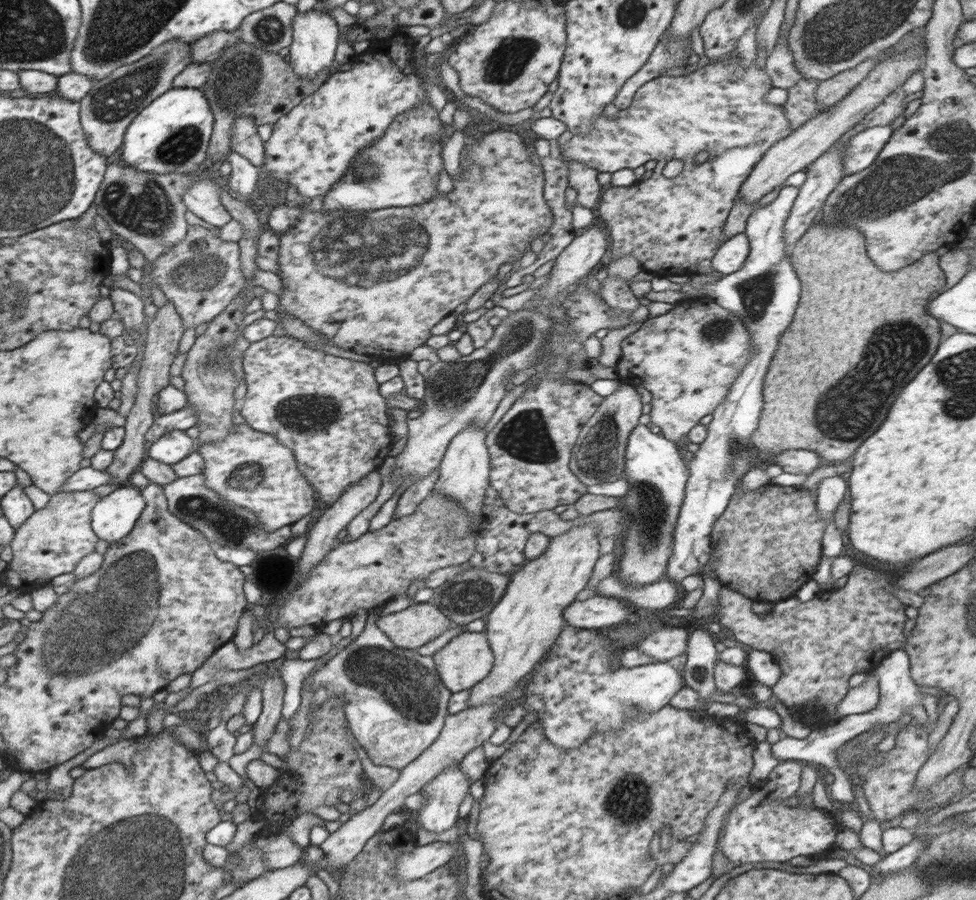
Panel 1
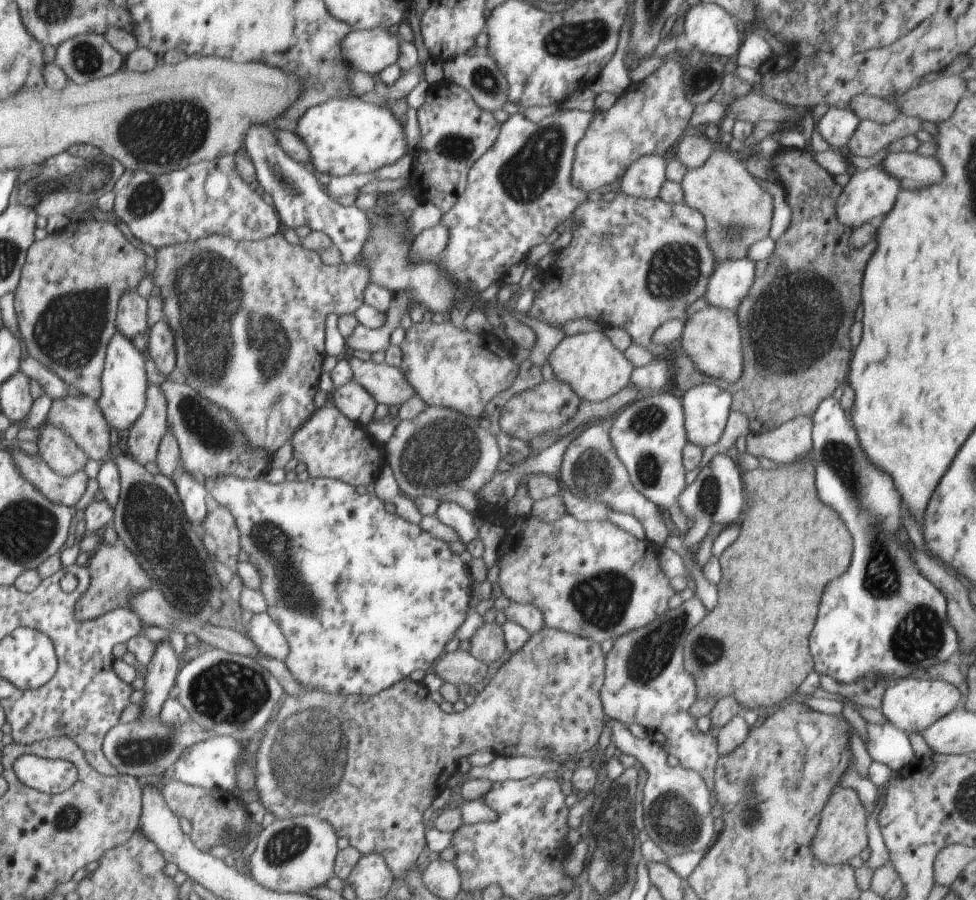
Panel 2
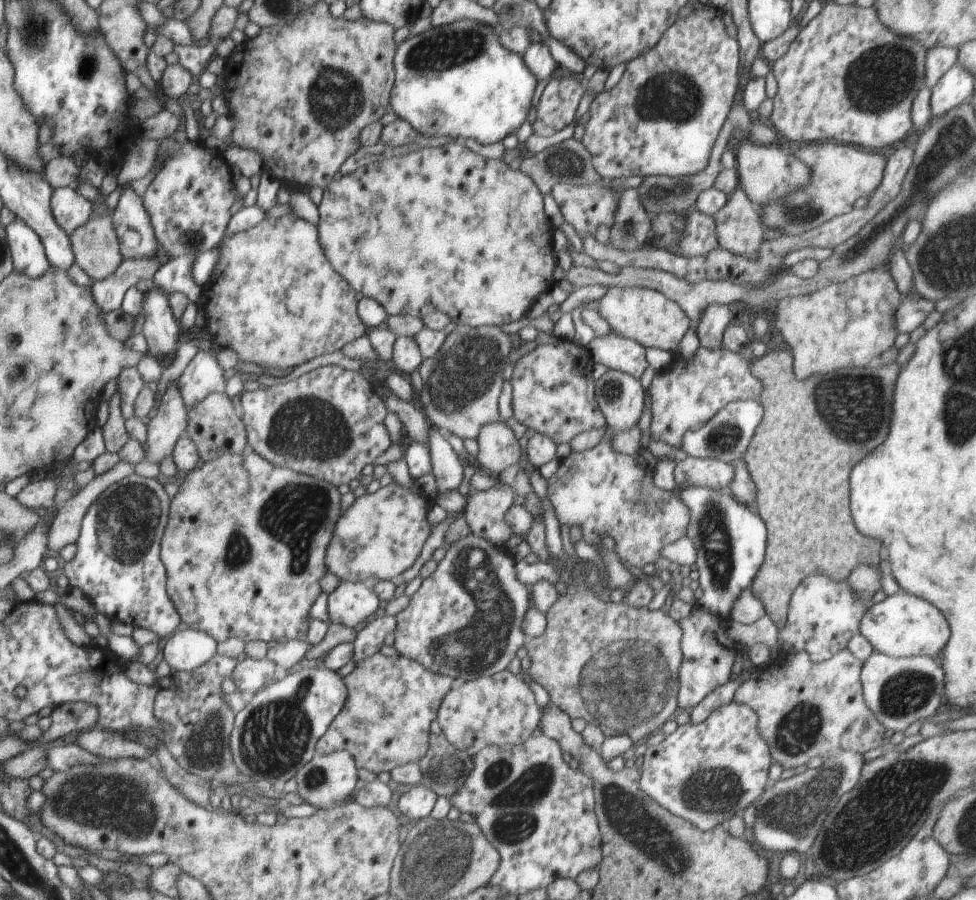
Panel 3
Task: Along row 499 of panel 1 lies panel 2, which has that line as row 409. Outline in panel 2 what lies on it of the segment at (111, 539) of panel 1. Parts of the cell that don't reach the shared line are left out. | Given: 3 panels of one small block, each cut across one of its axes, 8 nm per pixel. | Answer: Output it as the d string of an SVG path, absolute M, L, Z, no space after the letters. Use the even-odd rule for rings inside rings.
M116 330L112 337L111 344L107 346L106 365L104 366L103 392L97 399L97 405L108 422L108 428L116 432L126 430L134 420L139 420L144 409L146 400L146 388L148 388L148 378L146 378L146 358L144 354L134 346L132 340L128 340L122 332Z

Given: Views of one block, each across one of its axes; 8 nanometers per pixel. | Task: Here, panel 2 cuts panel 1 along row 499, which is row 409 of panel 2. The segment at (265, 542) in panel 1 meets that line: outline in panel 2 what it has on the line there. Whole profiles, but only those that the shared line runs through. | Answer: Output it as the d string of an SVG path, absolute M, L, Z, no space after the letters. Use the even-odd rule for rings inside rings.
M175 376L172 380L160 385L167 398L167 429L176 436L180 449L180 458L186 470L194 478L200 477L205 483L220 476L236 476L242 480L256 480L271 467L268 450L252 446L240 424L232 414L210 400L200 398L187 382Z

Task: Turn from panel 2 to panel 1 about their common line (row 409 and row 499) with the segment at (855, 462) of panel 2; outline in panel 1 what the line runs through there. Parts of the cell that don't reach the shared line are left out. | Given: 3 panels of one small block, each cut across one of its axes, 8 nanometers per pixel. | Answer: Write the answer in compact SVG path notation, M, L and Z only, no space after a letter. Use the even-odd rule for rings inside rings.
M841 475L826 477L818 483L816 490L816 509L820 511L820 519L826 521L827 525L834 518L834 514L848 494L848 482Z

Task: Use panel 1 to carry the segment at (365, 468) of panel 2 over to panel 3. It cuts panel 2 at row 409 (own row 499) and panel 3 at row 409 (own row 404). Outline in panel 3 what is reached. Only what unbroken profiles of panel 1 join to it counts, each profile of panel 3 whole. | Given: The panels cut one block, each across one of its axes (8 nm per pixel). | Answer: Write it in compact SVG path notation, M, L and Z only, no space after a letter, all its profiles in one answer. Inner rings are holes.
M327 365L288 382L241 393L241 419L252 450L273 465L322 478L335 487L359 477L364 466L373 463L393 443L385 425L387 406L360 371Z

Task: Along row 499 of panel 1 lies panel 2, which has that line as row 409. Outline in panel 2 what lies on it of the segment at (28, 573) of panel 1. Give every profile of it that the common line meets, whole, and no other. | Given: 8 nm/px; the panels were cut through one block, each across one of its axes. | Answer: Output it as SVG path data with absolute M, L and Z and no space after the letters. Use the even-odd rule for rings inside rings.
M84 394L52 400L46 422L60 426L87 453L89 459L103 460L110 450L110 429L97 400Z

